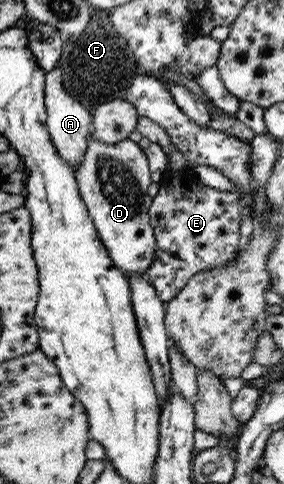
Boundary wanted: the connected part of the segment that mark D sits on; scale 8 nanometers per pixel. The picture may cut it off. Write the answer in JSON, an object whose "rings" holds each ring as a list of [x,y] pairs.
{"rings":[[[91,135],[88,149],[74,173],[82,199],[118,269],[127,276],[141,275],[146,278],[146,272],[154,260],[157,242],[149,213],[151,196],[147,194],[153,181],[143,149],[130,139],[108,145]]]}

